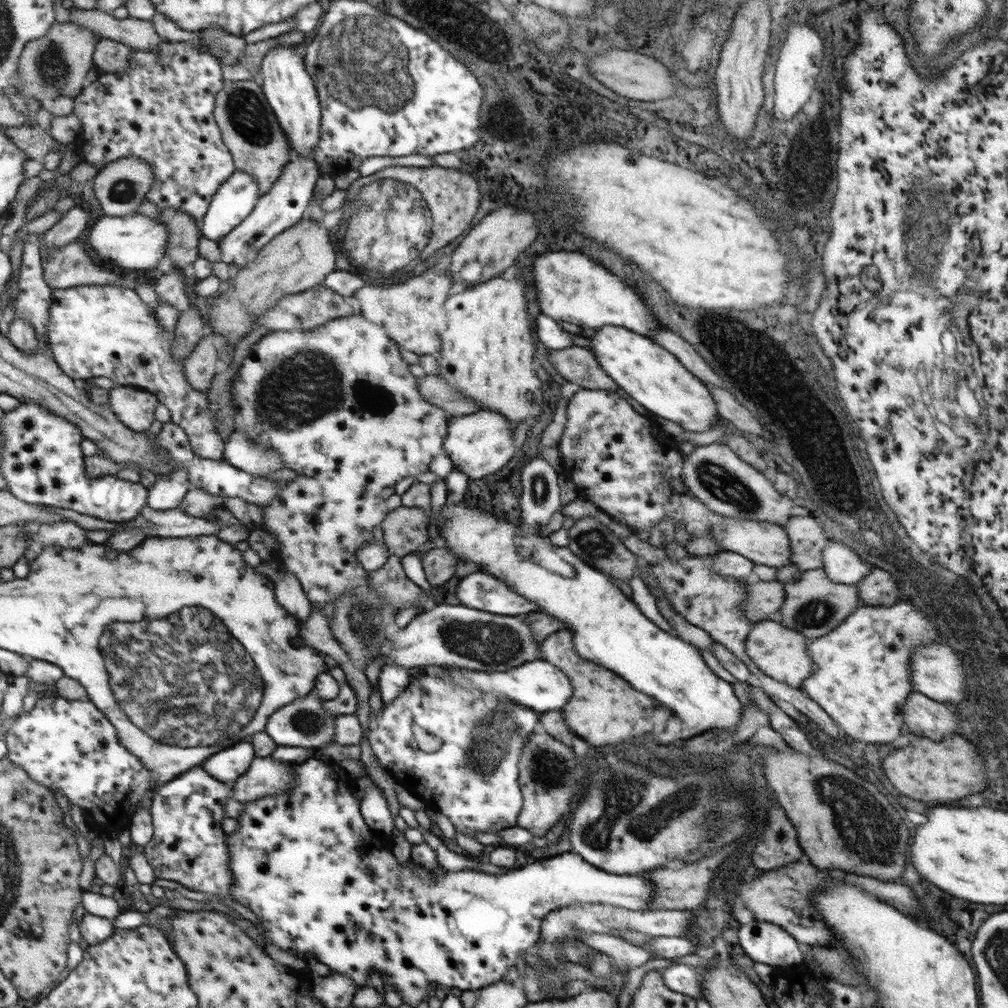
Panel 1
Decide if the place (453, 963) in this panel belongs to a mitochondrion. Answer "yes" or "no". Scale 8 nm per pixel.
no

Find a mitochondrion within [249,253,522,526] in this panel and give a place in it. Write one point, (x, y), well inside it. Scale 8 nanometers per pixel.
(300, 385)

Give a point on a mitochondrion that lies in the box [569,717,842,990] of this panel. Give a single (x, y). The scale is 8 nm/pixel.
(617, 804)

